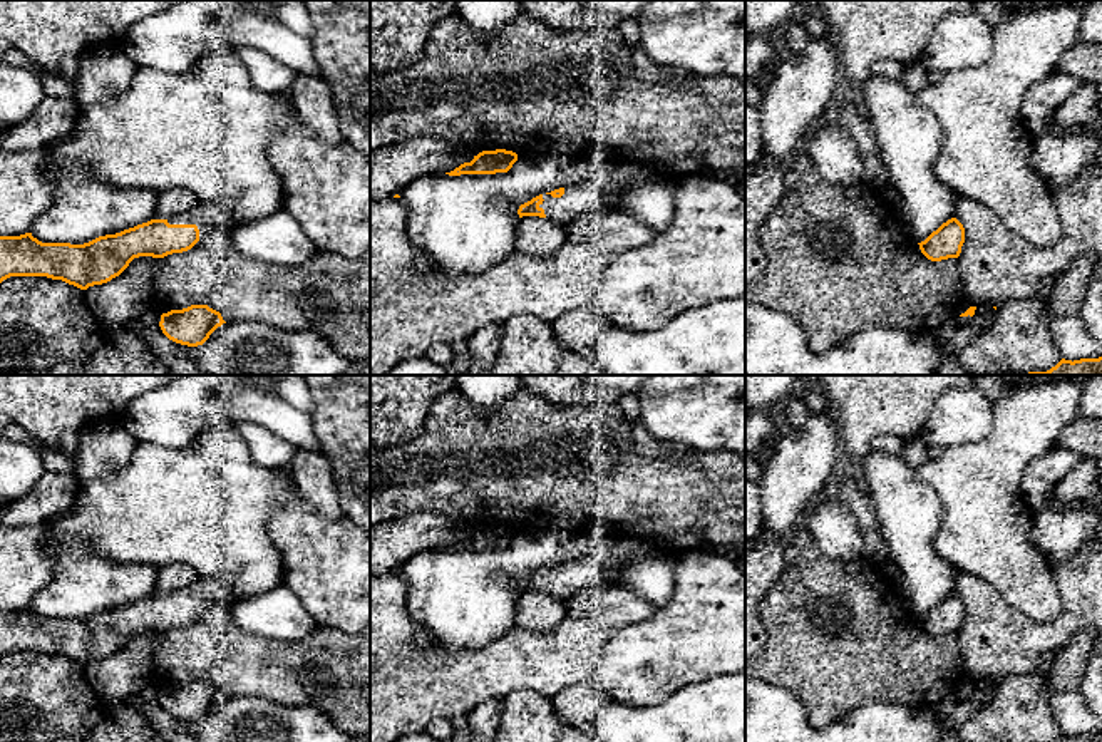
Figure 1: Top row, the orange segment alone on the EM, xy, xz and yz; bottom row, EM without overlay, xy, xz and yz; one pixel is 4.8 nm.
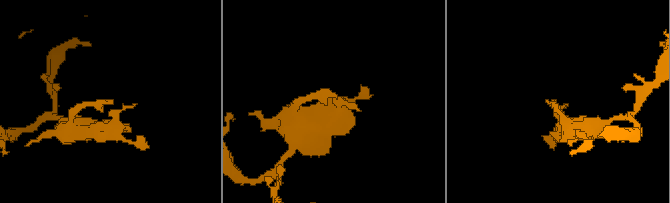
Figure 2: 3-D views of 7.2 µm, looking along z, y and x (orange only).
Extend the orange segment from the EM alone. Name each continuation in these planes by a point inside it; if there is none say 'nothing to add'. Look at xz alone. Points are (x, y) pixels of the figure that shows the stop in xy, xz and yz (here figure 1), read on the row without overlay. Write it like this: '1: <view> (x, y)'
1: xz (600, 568)

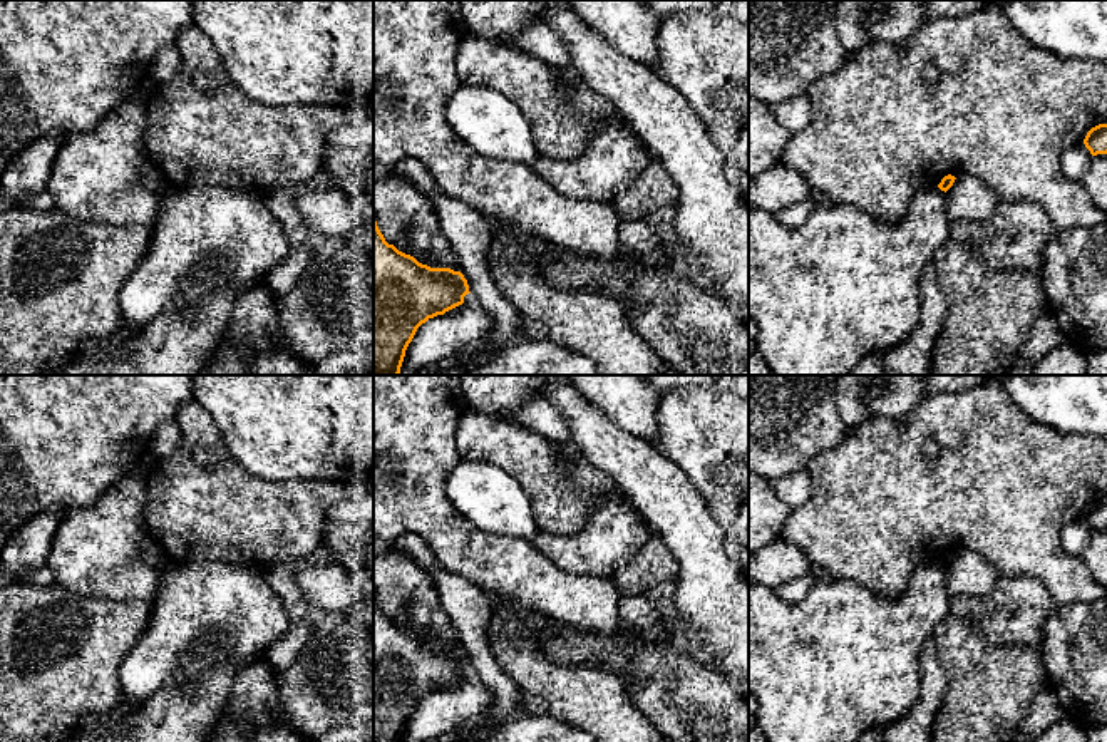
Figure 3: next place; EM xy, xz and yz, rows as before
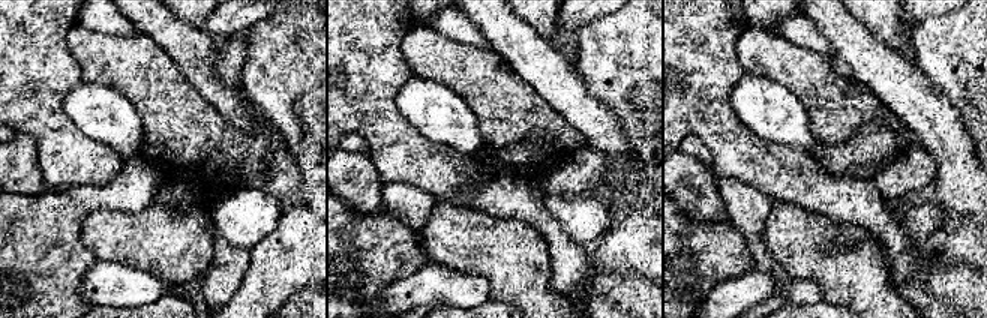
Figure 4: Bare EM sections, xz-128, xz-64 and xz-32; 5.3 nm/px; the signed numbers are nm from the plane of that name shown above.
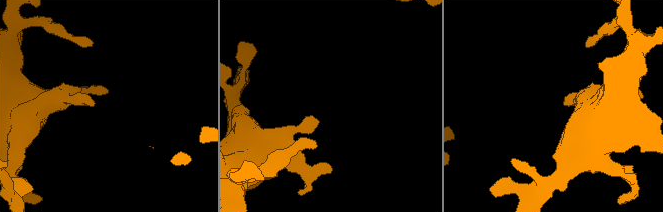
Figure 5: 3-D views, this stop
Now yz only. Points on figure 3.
nothing to add

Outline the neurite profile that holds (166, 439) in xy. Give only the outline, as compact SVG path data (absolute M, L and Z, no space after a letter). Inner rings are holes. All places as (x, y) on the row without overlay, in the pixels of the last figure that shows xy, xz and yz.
M176 419L164 422L151 439L149 459L171 456L176 449L179 449L181 441L183 430L179 422Z

